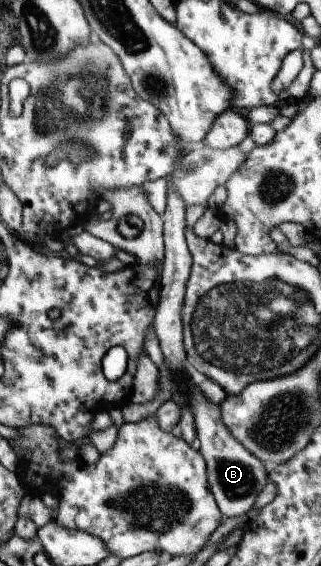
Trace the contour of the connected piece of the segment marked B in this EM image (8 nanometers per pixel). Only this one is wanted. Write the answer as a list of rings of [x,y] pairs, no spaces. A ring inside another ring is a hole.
[[[168,362],[160,366],[160,390],[161,394],[148,402],[148,404],[135,404],[130,402],[123,406],[123,420],[126,423],[144,422],[144,418],[150,418],[158,413],[168,401],[172,401],[176,392],[186,392],[192,416],[196,420],[197,428],[197,447],[202,452],[206,463],[208,464],[208,479],[211,483],[211,492],[215,495],[215,500],[219,504],[220,511],[225,518],[240,518],[246,516],[250,510],[253,510],[258,496],[262,490],[268,486],[268,477],[270,473],[266,472],[264,464],[258,459],[238,438],[230,432],[230,428],[224,424],[222,418],[222,403],[214,404],[206,398],[206,394],[196,386],[192,380],[191,371],[184,372],[180,370],[180,376],[172,376]]]

